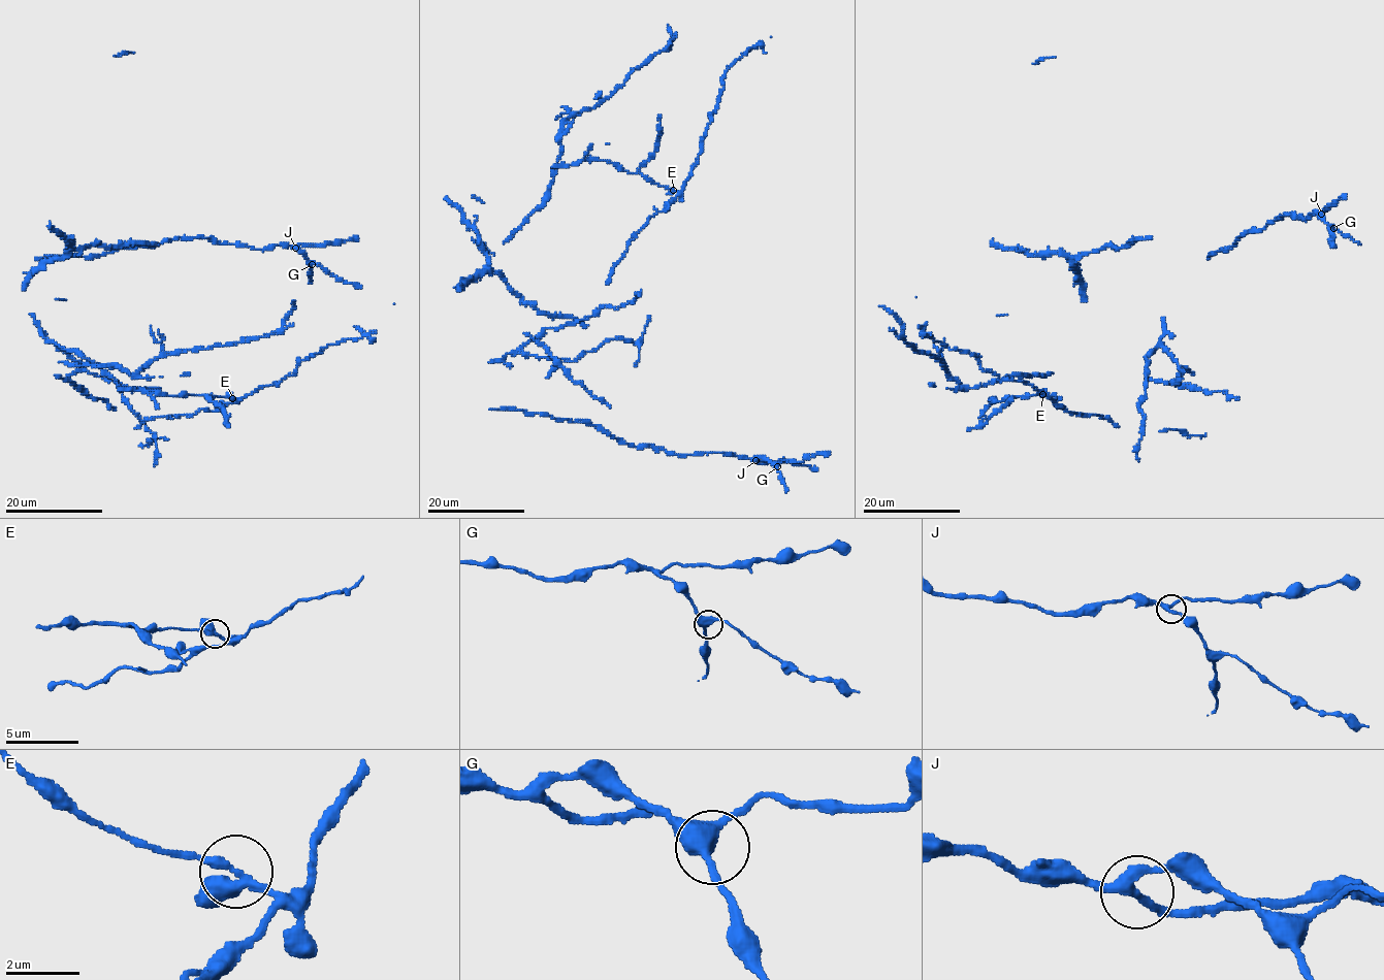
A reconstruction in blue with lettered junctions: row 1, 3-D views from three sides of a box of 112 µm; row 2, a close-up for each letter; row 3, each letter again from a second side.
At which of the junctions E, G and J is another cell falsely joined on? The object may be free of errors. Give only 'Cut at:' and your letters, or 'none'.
Cut at: E

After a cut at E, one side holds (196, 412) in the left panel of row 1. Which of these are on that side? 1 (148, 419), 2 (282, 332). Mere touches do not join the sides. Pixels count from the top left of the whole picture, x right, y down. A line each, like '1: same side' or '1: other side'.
1: same side
2: other side

